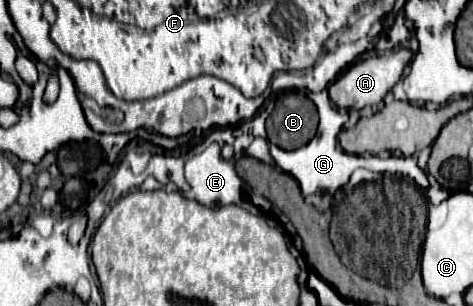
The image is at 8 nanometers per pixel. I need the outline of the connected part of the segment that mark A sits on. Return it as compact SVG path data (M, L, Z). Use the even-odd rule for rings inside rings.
M400 47L396 53L392 55L378 55L378 57L368 57L362 59L358 63L354 63L350 69L346 69L328 89L330 99L338 105L338 107L346 107L346 109L364 109L364 107L374 107L378 105L386 93L392 91L392 87L402 79L406 65L412 61L414 51L410 47Z

